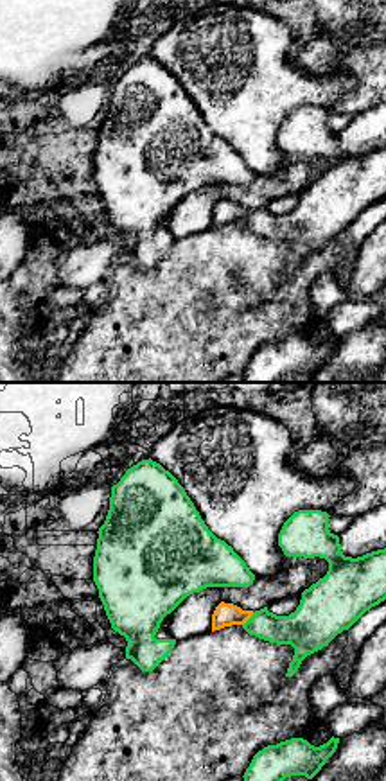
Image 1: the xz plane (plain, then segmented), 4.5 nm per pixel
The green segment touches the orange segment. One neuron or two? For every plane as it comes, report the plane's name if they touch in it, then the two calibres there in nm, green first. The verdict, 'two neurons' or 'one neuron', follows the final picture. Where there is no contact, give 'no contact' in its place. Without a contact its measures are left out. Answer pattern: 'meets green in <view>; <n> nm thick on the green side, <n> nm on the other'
meets green in xz; 180 nm thick on the green side, 110 nm on the other

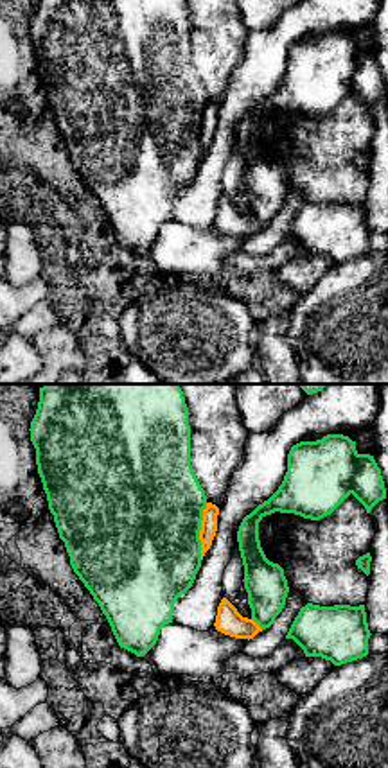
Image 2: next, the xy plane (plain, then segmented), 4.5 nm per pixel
meets green in xy; 500 nm thick on the green side, 80 nm on the other

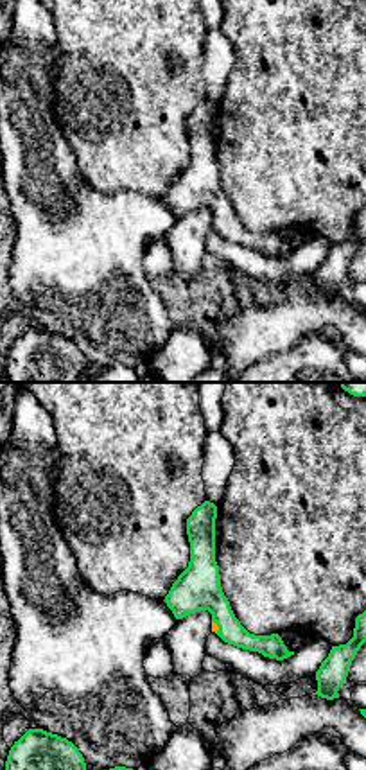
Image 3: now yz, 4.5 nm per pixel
meets green in yz; 200 nm thick on the green side, 30 nm on the other

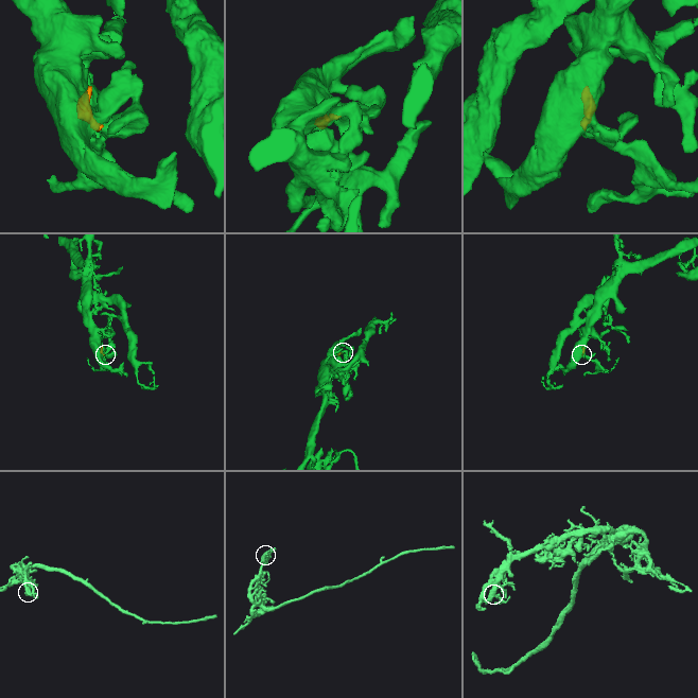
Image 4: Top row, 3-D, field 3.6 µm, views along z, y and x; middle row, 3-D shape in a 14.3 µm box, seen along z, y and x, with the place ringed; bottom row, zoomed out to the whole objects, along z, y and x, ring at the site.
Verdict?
one neuron

